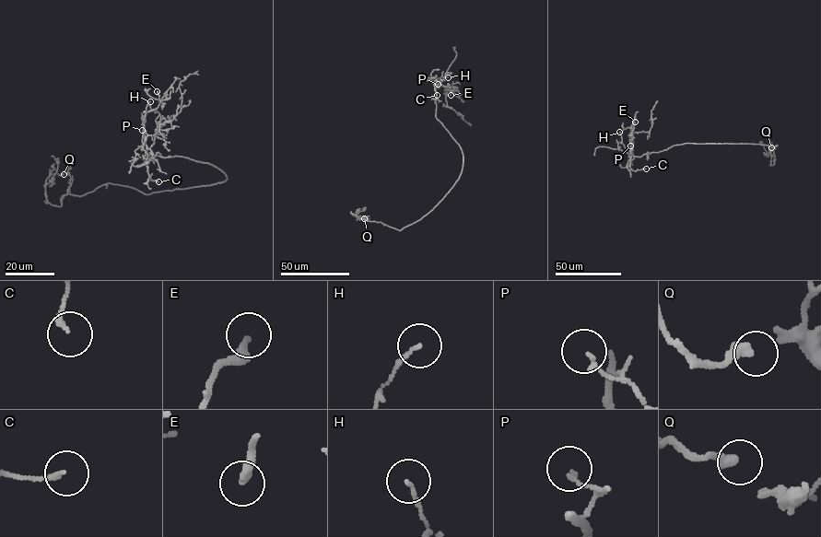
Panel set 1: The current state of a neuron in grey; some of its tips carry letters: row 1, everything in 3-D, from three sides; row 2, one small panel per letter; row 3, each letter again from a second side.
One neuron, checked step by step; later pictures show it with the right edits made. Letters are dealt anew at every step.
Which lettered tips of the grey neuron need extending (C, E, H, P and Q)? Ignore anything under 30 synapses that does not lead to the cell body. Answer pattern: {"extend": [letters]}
{"extend": []}

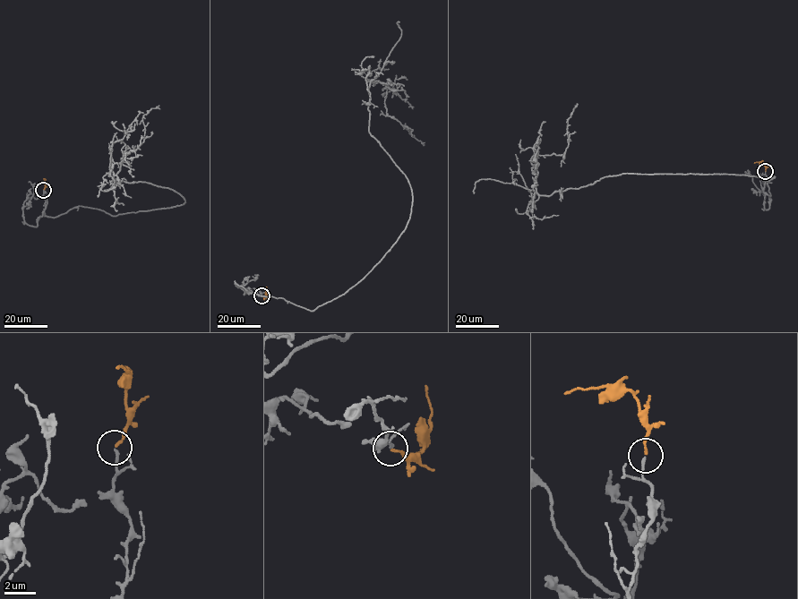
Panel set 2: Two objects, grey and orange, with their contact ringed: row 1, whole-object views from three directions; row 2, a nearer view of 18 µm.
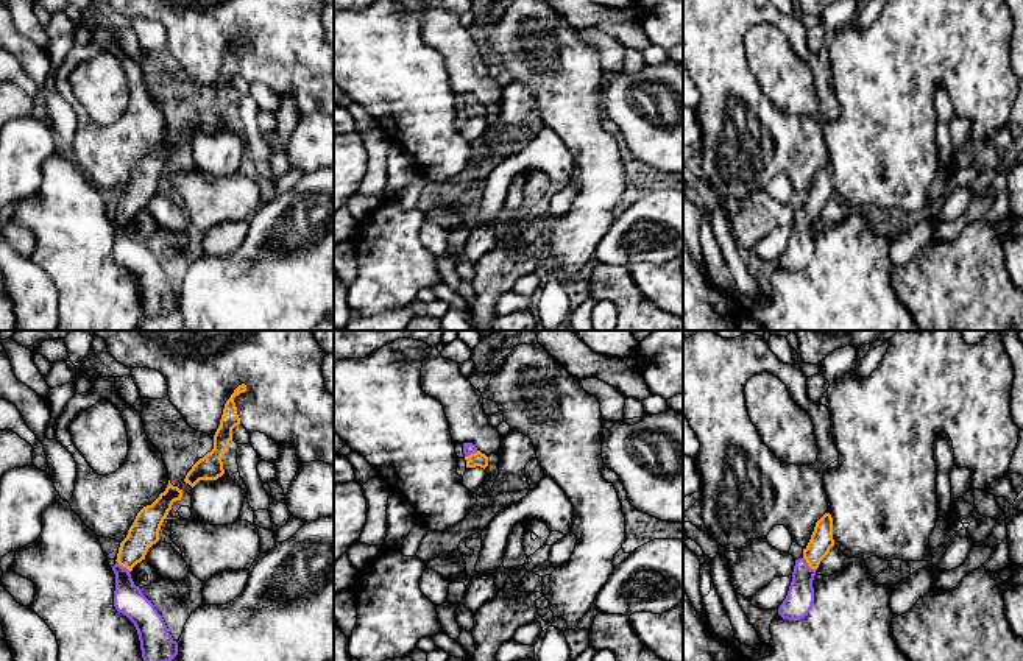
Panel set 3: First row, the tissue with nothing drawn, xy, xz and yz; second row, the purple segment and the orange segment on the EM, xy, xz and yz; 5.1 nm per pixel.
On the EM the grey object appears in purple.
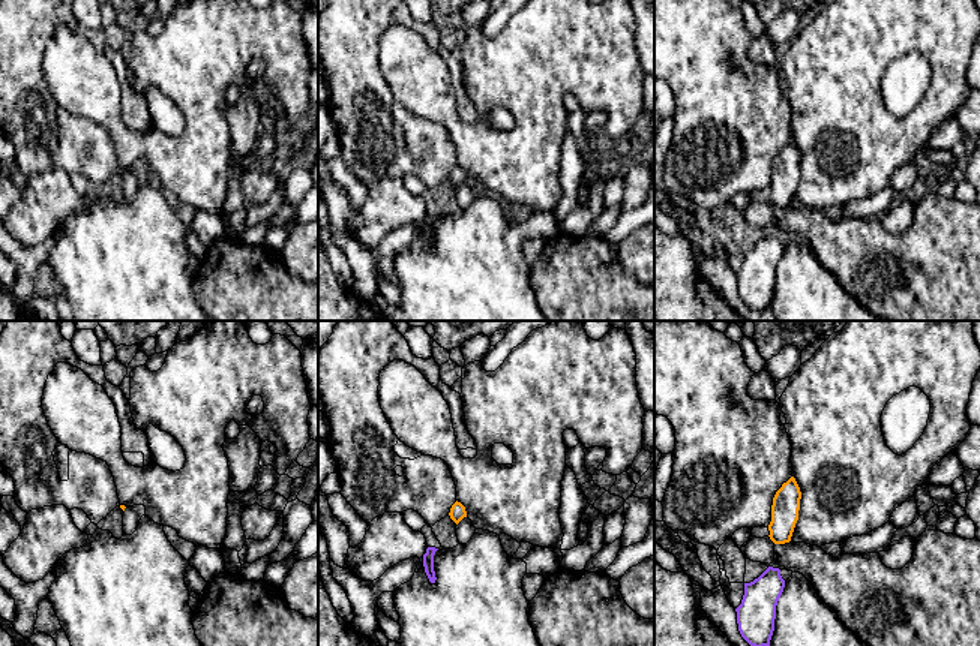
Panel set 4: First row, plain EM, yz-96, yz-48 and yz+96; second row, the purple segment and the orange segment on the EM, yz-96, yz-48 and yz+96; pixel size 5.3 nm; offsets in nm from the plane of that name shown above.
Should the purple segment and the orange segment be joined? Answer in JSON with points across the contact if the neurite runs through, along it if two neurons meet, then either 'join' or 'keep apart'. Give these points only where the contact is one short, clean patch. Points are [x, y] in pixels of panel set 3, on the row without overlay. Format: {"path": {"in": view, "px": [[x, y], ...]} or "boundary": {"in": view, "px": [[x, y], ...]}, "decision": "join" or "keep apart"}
{"path": {"in": "yz", "px": [[800, 247], [802, 226], [807, 215], [821, 192]]}, "decision": "join"}

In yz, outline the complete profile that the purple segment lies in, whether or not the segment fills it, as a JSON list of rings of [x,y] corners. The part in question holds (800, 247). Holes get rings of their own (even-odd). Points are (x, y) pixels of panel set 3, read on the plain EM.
[[[825,164],[816,173],[811,190],[803,200],[803,207],[795,210],[788,246],[778,259],[778,265],[783,270],[795,273],[808,267],[814,254],[812,231],[816,220],[833,196],[833,168],[830,164]]]

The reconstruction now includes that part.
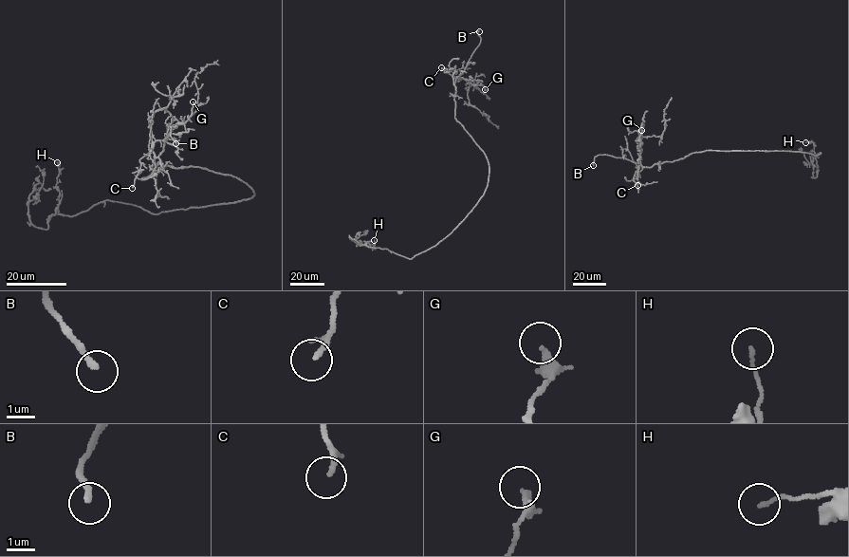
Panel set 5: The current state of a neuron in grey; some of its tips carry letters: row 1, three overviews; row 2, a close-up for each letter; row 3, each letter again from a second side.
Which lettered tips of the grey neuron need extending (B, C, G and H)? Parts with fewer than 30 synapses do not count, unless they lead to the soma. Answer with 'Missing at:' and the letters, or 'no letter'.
Missing at: B

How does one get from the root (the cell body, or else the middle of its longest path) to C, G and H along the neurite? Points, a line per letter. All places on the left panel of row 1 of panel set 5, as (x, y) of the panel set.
C: (252, 191), (236, 176), (205, 168), (156, 165), (151, 151), (139, 160), (132, 188)
G: (252, 191), (230, 175), (193, 166), (154, 163), (153, 144), (164, 139), (167, 129), (188, 120), (193, 102)
H: (252, 191), (252, 198), (234, 203), (156, 213), (105, 200), (67, 216), (57, 208), (57, 162)

